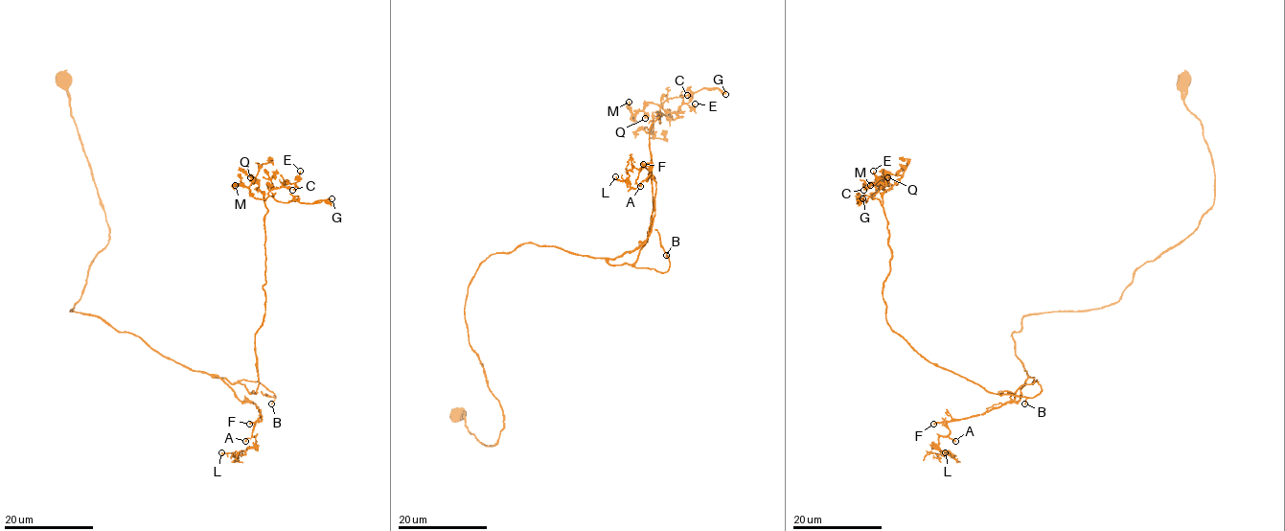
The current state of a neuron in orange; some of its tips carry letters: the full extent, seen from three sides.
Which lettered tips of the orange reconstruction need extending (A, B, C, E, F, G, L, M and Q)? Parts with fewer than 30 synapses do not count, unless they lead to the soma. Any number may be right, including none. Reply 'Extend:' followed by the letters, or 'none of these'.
Extend: F

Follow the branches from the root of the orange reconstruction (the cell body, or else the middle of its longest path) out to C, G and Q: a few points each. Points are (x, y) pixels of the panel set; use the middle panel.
C: (458, 412), (497, 442), (464, 314), (477, 267), (525, 243), (632, 265), (649, 128), (687, 95)
G: (458, 412), (497, 442), (503, 410), (464, 314), (477, 267), (525, 243), (632, 265), (661, 104), (725, 94)
Q: (458, 412), (497, 442), (503, 410), (464, 314), (490, 255), (534, 243), (635, 261), (660, 108), (645, 118)

